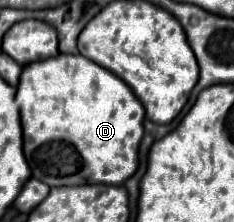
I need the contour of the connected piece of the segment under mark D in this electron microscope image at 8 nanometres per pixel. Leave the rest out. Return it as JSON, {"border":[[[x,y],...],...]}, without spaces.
{"border":[[[59,54],[55,58],[31,62],[23,66],[17,86],[17,104],[21,110],[23,150],[33,178],[55,188],[79,184],[123,184],[135,174],[139,166],[145,108],[131,88],[107,68],[81,54]]]}

